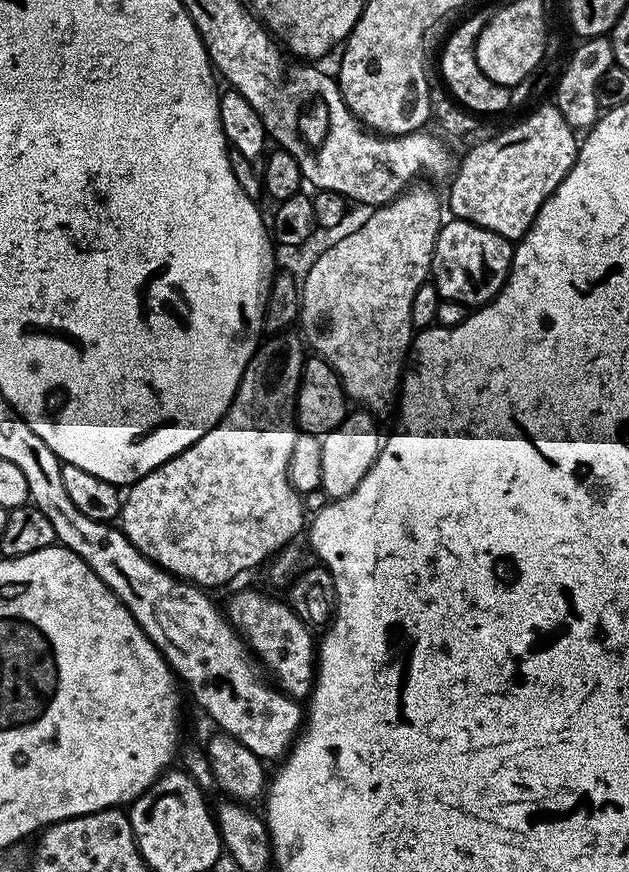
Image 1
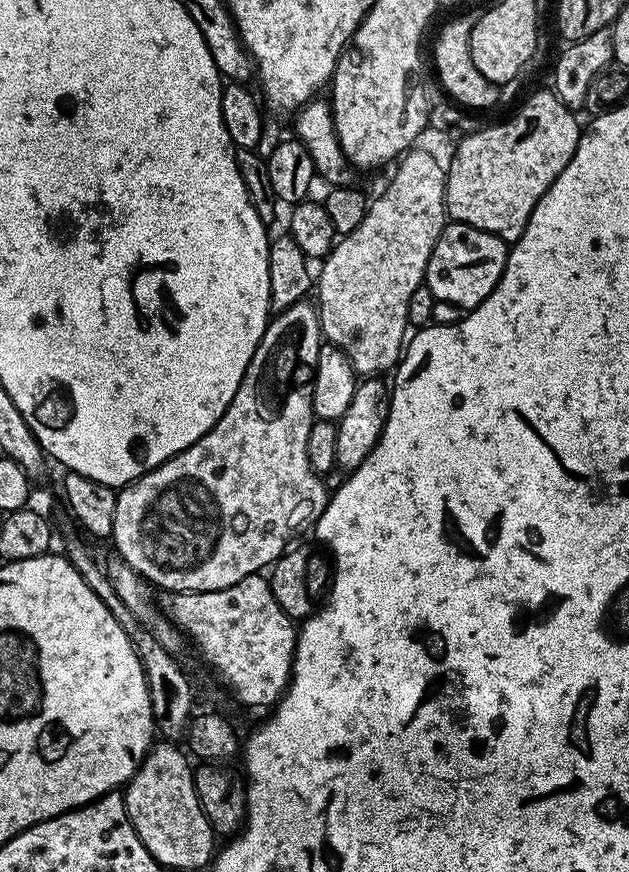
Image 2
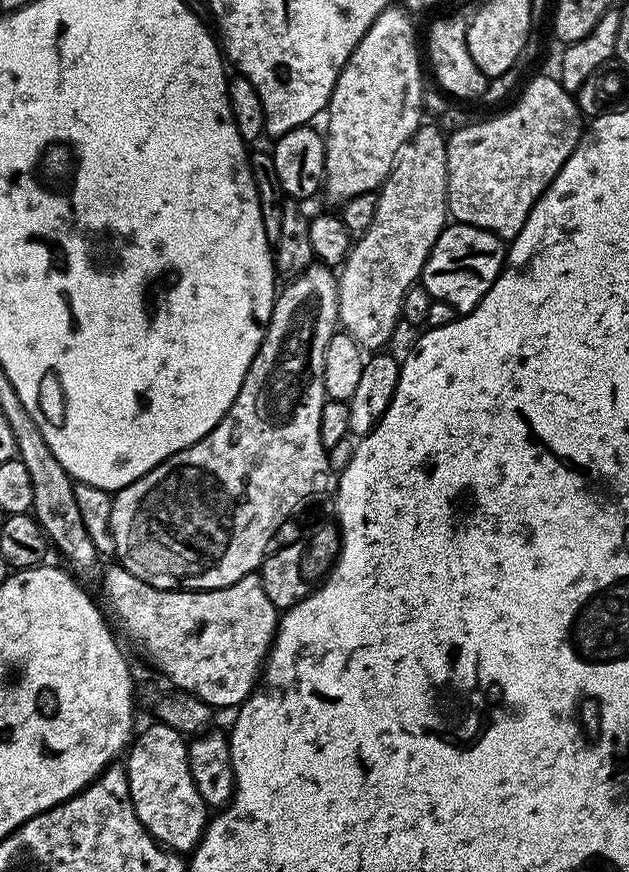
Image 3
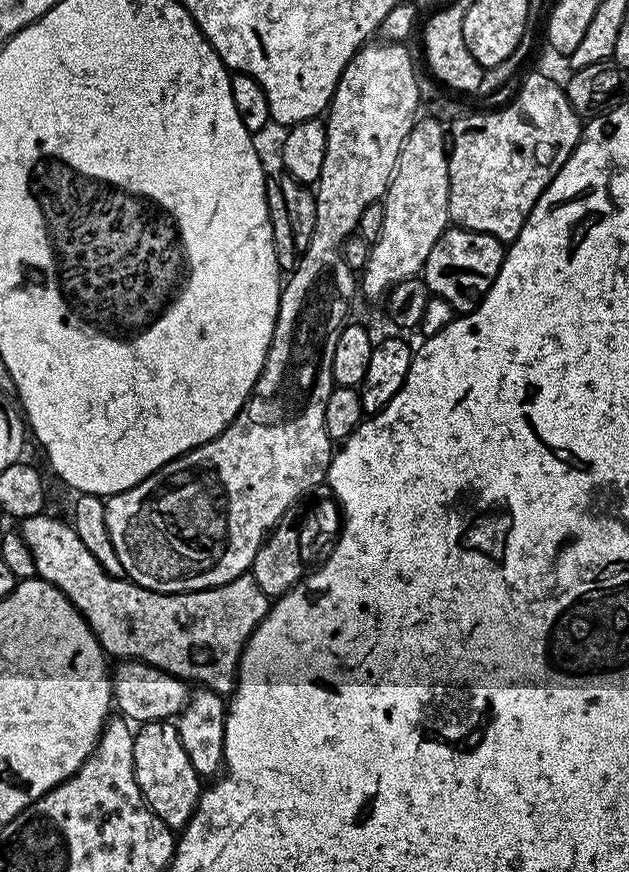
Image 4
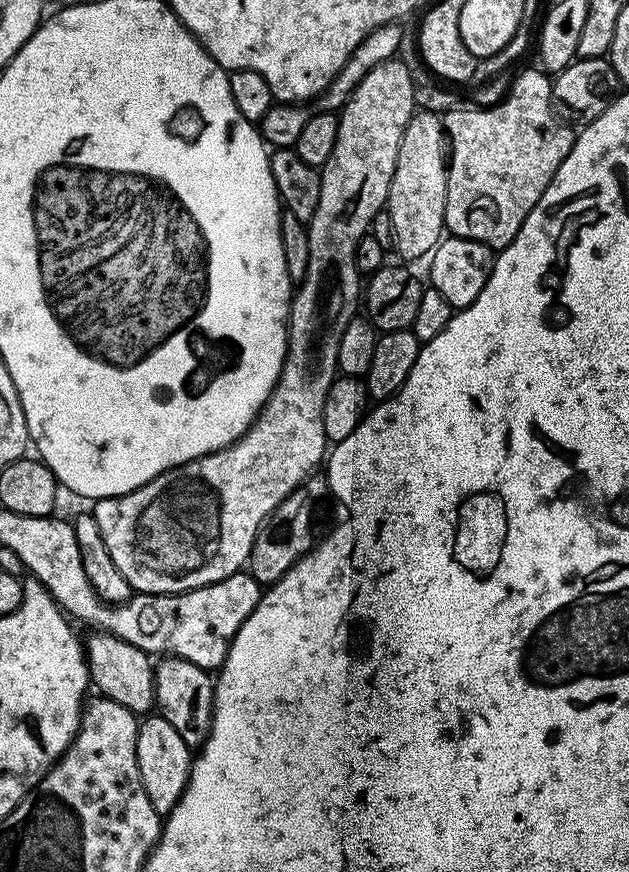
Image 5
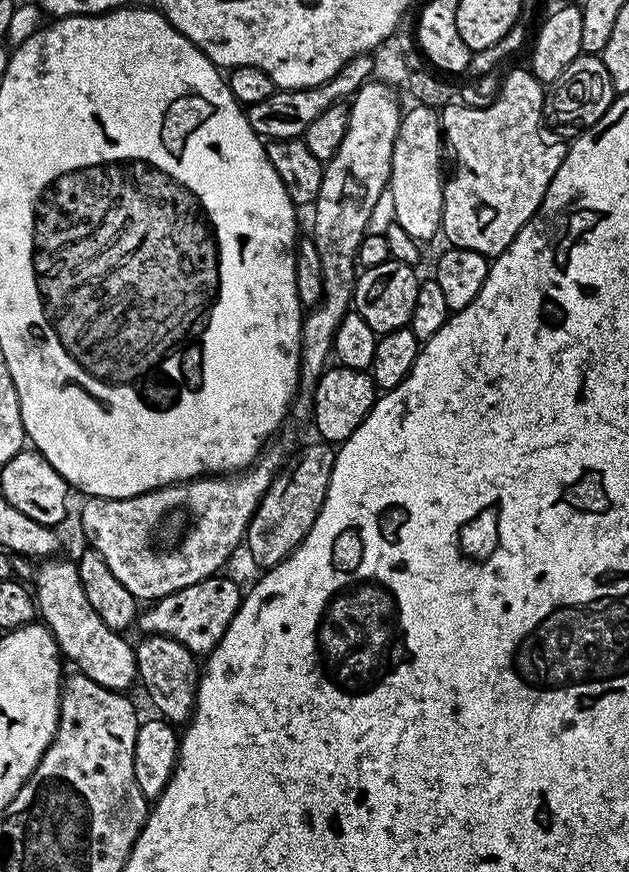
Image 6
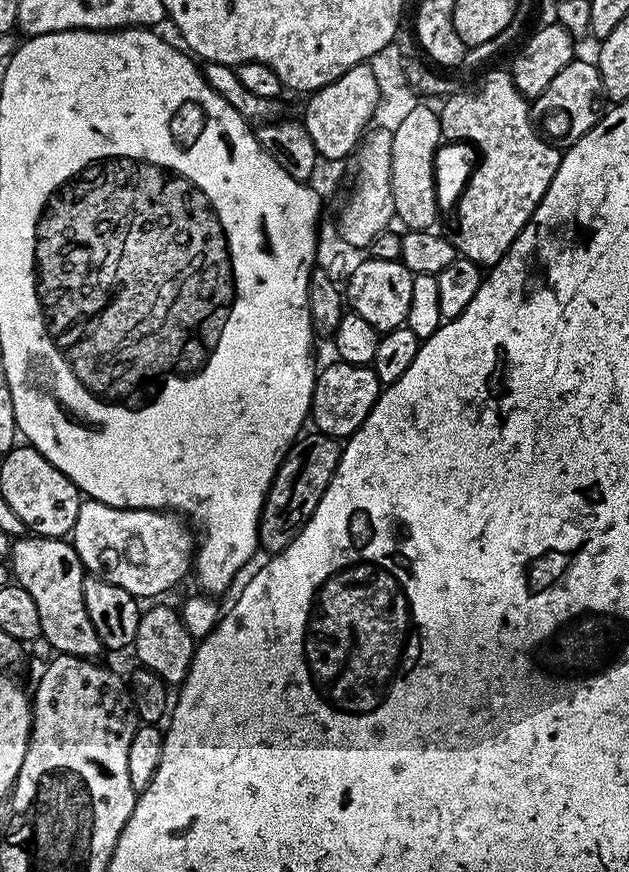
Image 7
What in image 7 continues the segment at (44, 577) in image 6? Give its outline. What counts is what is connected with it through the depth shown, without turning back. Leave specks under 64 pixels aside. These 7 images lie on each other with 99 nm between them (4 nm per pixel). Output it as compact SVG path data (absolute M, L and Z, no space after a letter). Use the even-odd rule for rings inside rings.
M25 534L13 539L11 544L10 576L34 598L34 606L38 606L43 643L48 643L53 648L51 651L61 656L99 657L102 652L100 639L90 623L90 614L86 614L86 602L82 602L86 573L76 548L67 539L35 534Z

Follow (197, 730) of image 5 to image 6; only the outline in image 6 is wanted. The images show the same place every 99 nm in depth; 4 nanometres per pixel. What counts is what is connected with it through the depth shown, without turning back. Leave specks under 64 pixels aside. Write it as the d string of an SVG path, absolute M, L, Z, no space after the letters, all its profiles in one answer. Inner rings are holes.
M145 635L144 640L135 641L136 675L139 683L144 683L148 700L157 708L159 715L173 726L187 725L196 708L196 695L200 685L201 669L198 667L197 653L191 652L182 642L169 636Z

